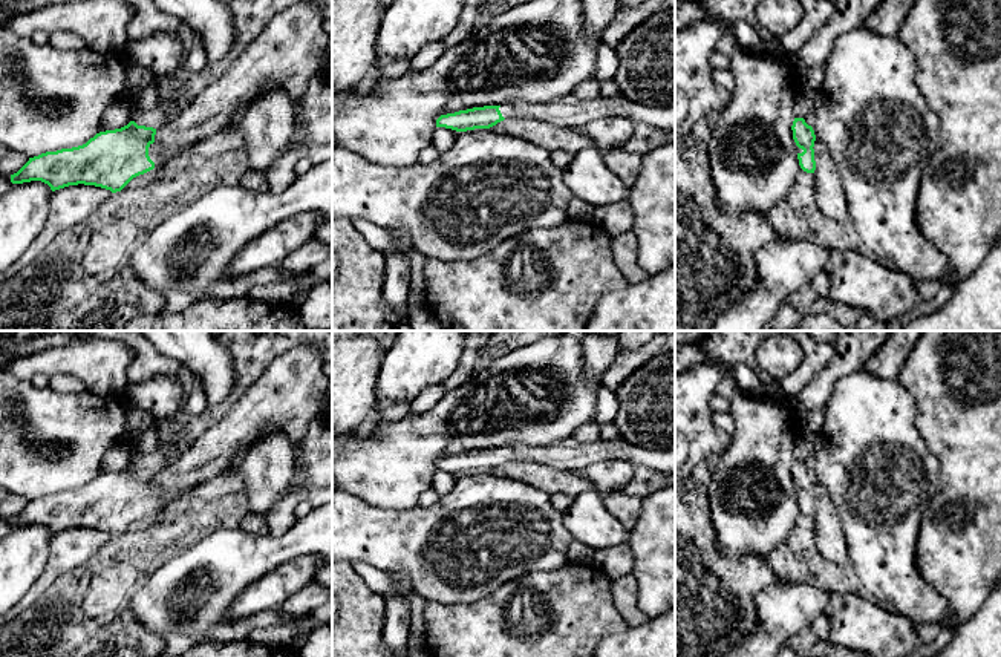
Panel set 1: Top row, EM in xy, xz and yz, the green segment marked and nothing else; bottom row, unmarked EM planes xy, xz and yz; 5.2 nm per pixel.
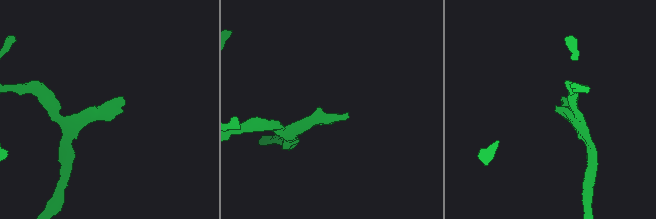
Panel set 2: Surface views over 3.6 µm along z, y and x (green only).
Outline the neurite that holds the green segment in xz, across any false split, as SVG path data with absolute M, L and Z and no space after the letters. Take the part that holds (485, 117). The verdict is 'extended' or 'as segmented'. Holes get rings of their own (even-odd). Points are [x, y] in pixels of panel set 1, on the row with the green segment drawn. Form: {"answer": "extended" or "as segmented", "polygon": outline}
{"answer": "extended", "polygon": "M574 95L559 96L548 103L511 101L500 106L484 106L441 115L436 127L456 132L490 129L507 118L534 118L563 127L582 129L602 116L621 116L632 123L649 124L661 130L675 130L675 106L650 107L634 103L623 95L582 101Z"}

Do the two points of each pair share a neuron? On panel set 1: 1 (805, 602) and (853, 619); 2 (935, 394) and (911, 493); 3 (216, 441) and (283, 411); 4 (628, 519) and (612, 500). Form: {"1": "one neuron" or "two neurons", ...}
{"1": "two neurons", "2": "two neurons", "3": "one neuron", "4": "one neuron"}

